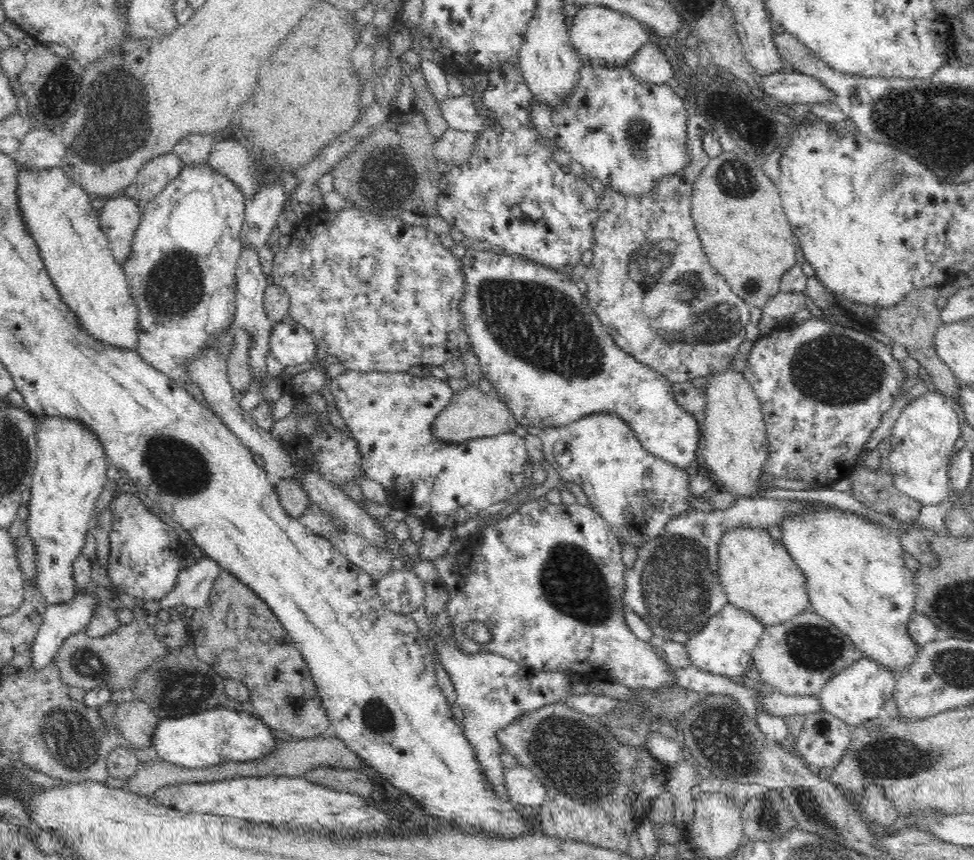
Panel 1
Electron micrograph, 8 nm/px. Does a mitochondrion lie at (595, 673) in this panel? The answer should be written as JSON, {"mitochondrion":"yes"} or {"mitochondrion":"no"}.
{"mitochondrion":"no"}

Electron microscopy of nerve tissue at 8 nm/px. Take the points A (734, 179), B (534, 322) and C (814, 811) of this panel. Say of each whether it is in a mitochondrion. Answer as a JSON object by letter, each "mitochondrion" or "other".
{"A":"mitochondrion","B":"mitochondrion","C":"mitochondrion"}

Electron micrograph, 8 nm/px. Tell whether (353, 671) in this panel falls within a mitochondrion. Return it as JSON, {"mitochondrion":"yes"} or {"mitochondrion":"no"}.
{"mitochondrion":"no"}

